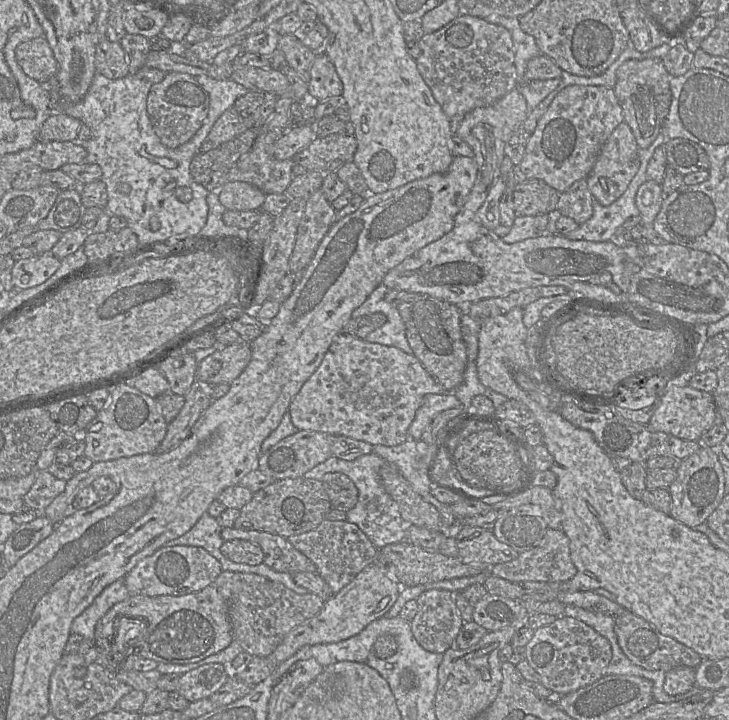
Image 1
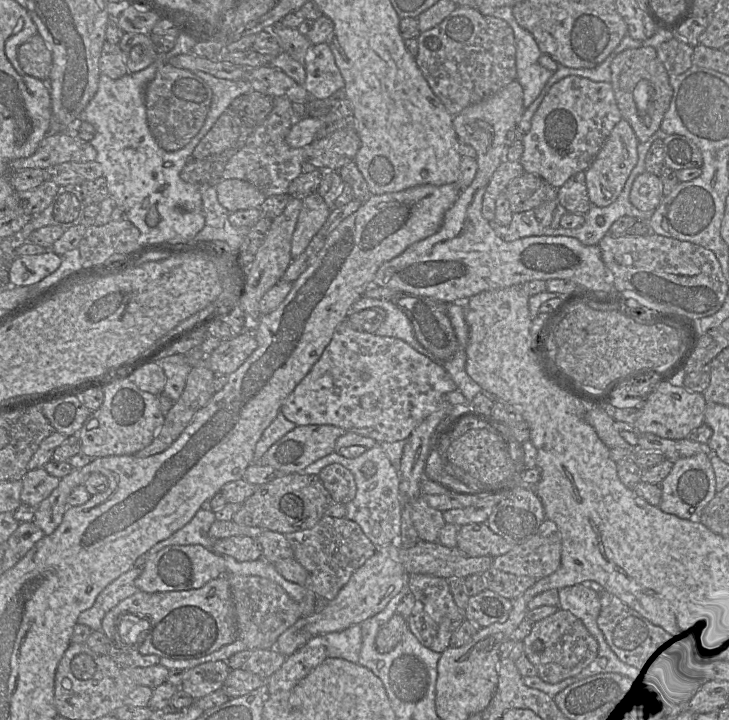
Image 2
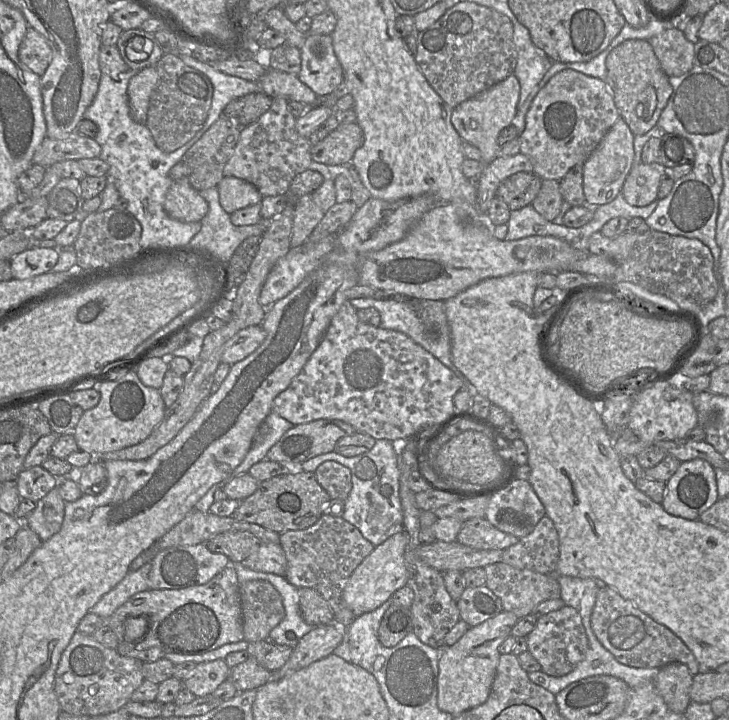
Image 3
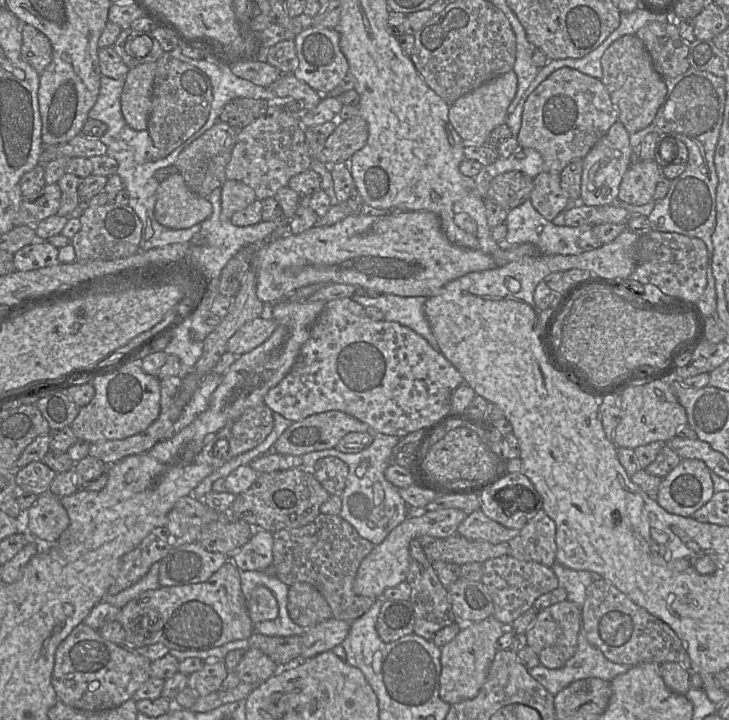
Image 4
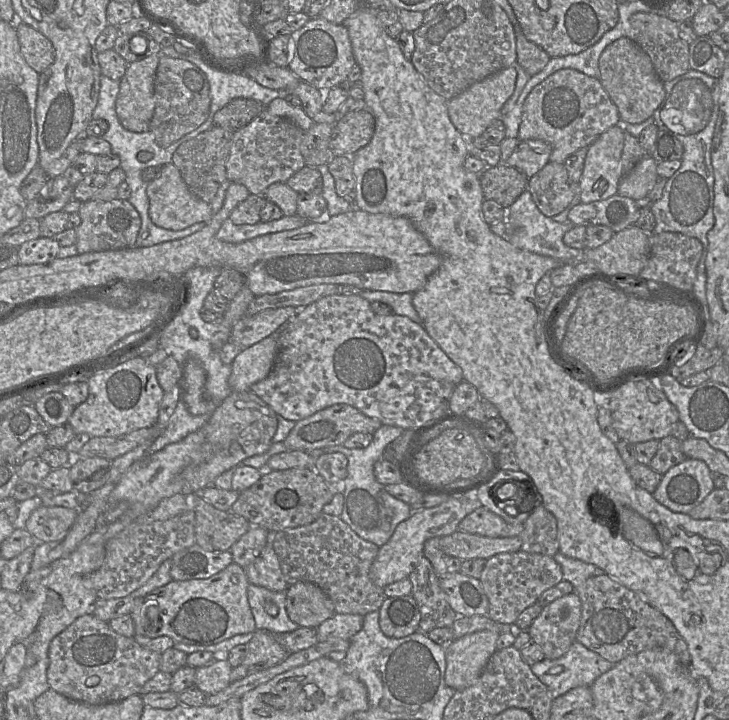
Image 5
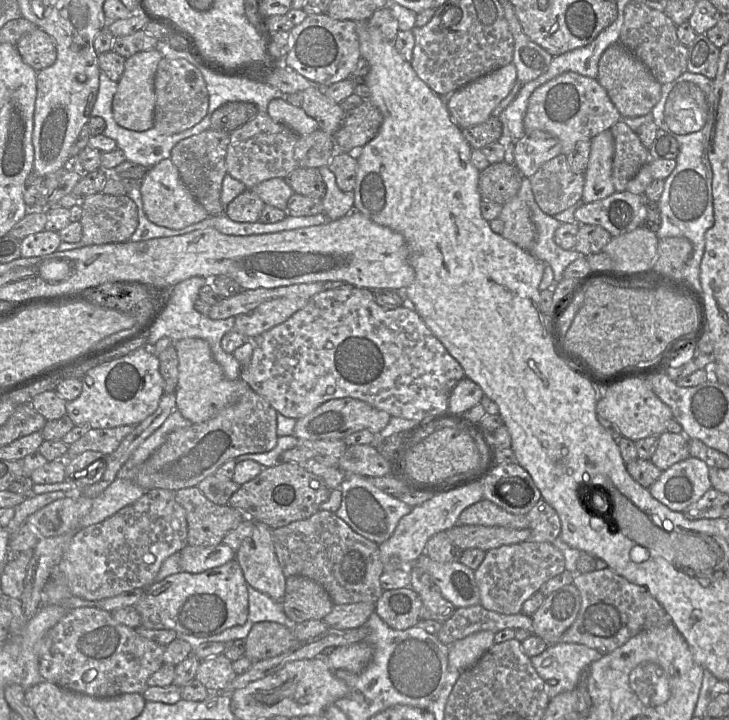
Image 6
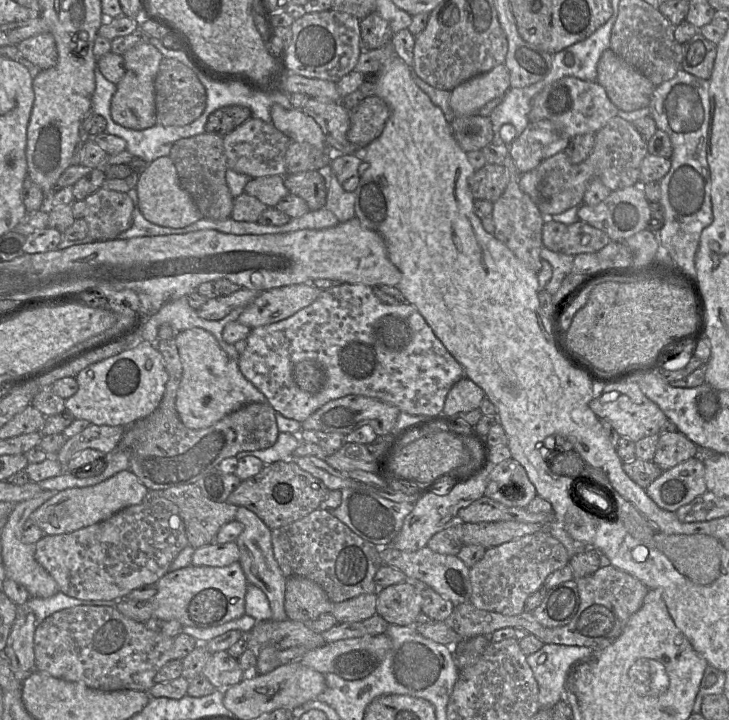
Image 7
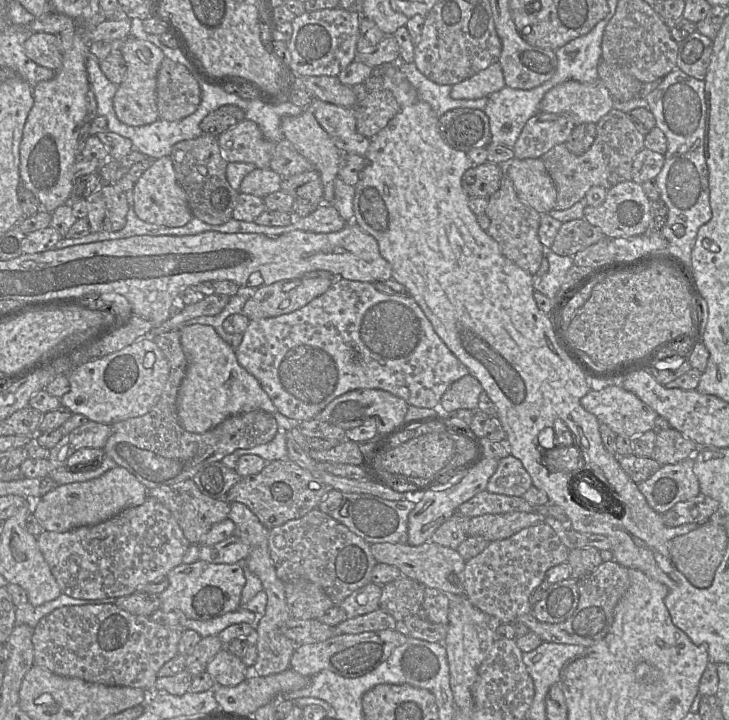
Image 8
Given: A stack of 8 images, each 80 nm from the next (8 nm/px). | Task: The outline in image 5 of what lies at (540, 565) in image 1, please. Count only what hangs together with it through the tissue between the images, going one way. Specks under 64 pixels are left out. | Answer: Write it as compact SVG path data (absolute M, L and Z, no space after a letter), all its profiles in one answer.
M542 504L533 510L523 526L520 550L551 557L559 551L556 518Z

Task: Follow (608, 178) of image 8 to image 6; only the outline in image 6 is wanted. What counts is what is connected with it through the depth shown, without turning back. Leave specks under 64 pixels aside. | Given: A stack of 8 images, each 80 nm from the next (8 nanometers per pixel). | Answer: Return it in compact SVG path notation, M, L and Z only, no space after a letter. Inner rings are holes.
M622 120L609 130L614 139L612 183L616 191L625 191L628 181L650 160L649 151L641 143L638 134ZM562 153L545 162L529 179L534 199L547 215L554 216L582 201L584 173L574 173Z

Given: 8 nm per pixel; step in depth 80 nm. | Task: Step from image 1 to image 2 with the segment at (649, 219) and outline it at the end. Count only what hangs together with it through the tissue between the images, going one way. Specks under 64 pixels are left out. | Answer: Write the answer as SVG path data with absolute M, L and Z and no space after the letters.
M644 171L634 180L629 200L640 211L655 210L663 198L659 176Z

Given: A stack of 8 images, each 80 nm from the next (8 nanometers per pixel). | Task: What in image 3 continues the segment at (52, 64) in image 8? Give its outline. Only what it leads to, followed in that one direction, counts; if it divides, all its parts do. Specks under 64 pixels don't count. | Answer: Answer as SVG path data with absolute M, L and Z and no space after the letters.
M29 27L20 44L18 57L32 72L41 77L52 61L52 50L46 39Z

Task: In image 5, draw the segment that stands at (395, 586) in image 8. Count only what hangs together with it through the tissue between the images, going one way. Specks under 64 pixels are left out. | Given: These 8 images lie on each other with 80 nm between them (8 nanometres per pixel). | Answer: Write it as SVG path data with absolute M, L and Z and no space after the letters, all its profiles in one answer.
M413 596L386 597L379 608L379 625L390 638L403 638L418 630L420 612Z

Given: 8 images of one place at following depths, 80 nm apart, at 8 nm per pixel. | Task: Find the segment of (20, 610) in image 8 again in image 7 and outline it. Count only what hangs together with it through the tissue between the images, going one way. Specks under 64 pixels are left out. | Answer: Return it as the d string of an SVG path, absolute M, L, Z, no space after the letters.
M58 592L49 598L29 598L26 602L35 615L36 627L48 616L75 606L109 606L116 608L116 600L79 600Z

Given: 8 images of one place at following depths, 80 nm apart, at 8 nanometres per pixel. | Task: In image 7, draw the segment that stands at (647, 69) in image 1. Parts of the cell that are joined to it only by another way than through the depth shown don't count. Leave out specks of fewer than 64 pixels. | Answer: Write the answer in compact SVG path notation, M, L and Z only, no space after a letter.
M610 48L602 53L597 65L597 73L596 81L604 87L608 97L618 109L630 112L649 106L656 86L618 57Z

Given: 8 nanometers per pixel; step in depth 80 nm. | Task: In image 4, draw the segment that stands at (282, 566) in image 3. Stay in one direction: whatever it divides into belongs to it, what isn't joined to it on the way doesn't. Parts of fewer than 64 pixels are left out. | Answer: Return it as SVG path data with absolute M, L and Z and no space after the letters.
M255 528L250 540L231 556L240 571L263 571L273 563L273 533Z

